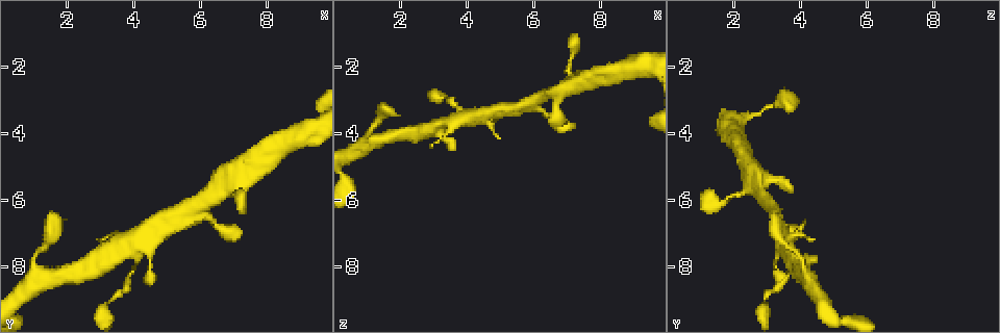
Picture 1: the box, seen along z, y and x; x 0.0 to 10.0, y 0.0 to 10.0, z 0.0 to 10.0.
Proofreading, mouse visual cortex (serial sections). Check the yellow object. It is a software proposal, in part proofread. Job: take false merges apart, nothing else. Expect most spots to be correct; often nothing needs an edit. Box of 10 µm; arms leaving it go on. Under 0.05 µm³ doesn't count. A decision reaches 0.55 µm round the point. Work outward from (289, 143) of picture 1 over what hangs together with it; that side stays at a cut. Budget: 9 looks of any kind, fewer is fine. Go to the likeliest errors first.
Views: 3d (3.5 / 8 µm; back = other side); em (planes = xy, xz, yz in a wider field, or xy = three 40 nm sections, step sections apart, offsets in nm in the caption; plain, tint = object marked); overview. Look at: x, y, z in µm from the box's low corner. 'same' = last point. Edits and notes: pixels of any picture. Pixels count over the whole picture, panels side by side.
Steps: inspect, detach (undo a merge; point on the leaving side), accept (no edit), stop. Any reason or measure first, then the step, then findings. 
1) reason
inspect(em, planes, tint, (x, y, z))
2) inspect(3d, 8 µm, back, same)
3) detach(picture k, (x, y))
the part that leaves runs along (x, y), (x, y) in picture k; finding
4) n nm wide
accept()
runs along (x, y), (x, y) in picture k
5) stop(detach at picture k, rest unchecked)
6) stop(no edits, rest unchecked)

a narrow waist
inspect(3d, 3.5 µm, (6.45, 6.75, 3.60))

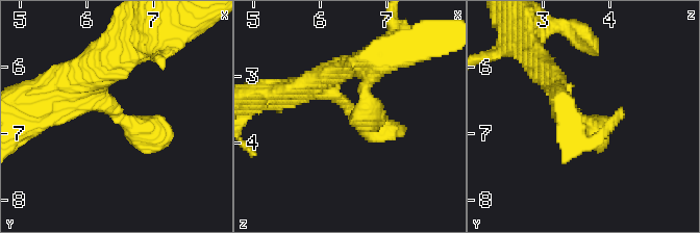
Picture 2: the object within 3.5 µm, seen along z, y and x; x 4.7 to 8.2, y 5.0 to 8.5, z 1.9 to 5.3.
inspect(em, xy, step 3, tint, (6.50, 6.75, 3.55))

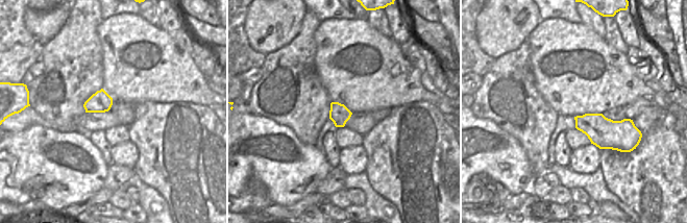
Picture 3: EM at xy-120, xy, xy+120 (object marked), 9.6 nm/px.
accept()
runs along (94, 68), (91, 91), (168, 141) in picture 2; one cell here

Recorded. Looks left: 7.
calibre changes
inspect(3d, 3.5 µm, (3.90, 7.35, 3.60))

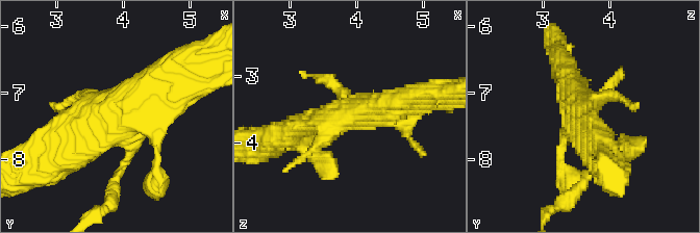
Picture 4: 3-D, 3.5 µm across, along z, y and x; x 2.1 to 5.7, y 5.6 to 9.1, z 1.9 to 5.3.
inspect(em, xy, step 3, tint, (3.90, 7.40, 3.60))

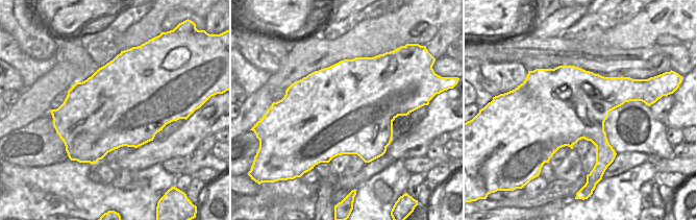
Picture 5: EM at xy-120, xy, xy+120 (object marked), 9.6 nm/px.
900 nm wide
accept()
runs along (178, 92), (126, 107), (63, 156) in picture 4; continuous, no second cell

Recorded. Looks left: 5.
a narrow waist
inspect(3d, 3.5 µm, (7.20, 6.05, 1.70))

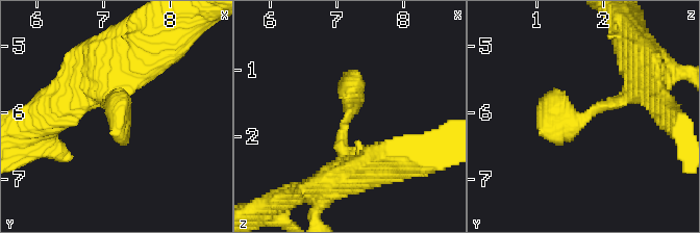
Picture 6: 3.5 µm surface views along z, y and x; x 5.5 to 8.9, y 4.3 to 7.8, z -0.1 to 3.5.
now the EM
inspect(em, planes, tint, (7.20, 6.05, 1.70))

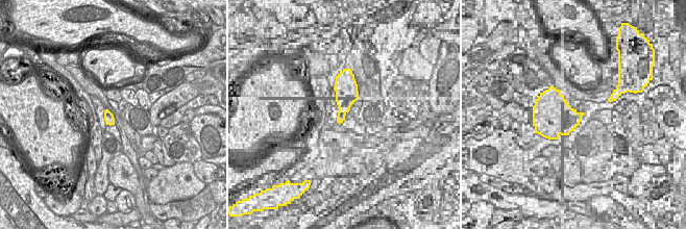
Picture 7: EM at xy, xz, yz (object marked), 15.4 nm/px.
inspect(em, xy, step 5, tint, same)

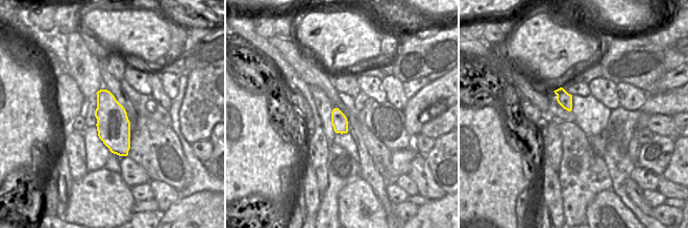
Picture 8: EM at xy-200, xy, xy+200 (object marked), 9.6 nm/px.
accept()
runs along (339, 177), (351, 84), (360, 76) in picture 6; continuous, no second cell

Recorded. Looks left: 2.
inspect(3d, 8 µm, (1.40, 7.40, 3.60))

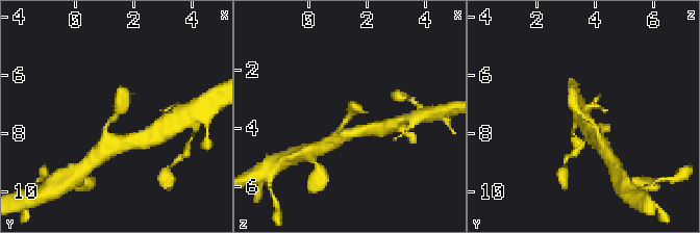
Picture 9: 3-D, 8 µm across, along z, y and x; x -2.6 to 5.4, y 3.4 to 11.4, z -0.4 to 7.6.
arms of 150, 350 nm
inspect(em, xy, step 1, tint, same)

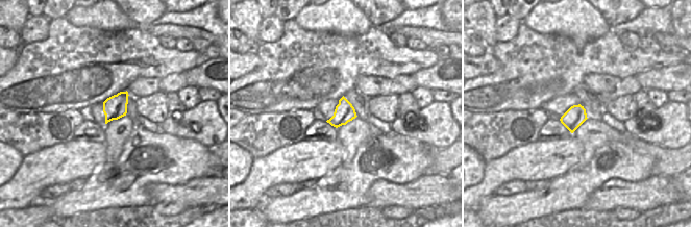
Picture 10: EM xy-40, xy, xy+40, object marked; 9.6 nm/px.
accept()
runs along (600, 136), (575, 107), (576, 93) in picture 9; one cell here

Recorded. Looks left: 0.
stop(no edits, rest unchecked)

